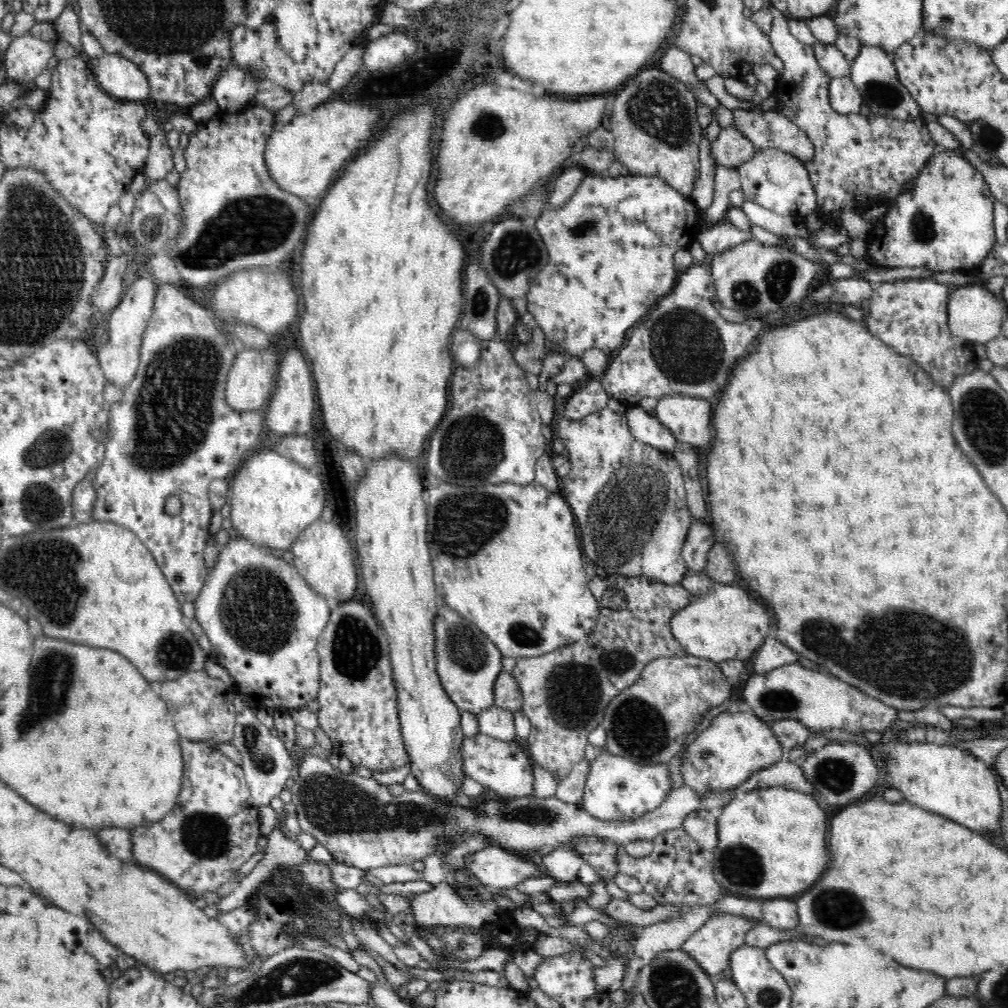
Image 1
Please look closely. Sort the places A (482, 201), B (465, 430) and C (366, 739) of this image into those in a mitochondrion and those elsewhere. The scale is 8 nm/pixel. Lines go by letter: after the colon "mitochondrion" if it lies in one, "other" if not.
A: other
B: mitochondrion
C: other

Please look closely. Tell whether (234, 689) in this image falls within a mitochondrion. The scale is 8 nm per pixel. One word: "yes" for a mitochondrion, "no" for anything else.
no

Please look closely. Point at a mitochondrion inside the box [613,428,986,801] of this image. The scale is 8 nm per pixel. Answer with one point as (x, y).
(907, 662)

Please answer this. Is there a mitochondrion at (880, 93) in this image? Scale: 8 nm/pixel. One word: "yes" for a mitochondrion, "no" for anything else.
yes

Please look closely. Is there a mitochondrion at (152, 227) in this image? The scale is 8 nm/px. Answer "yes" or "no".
yes

